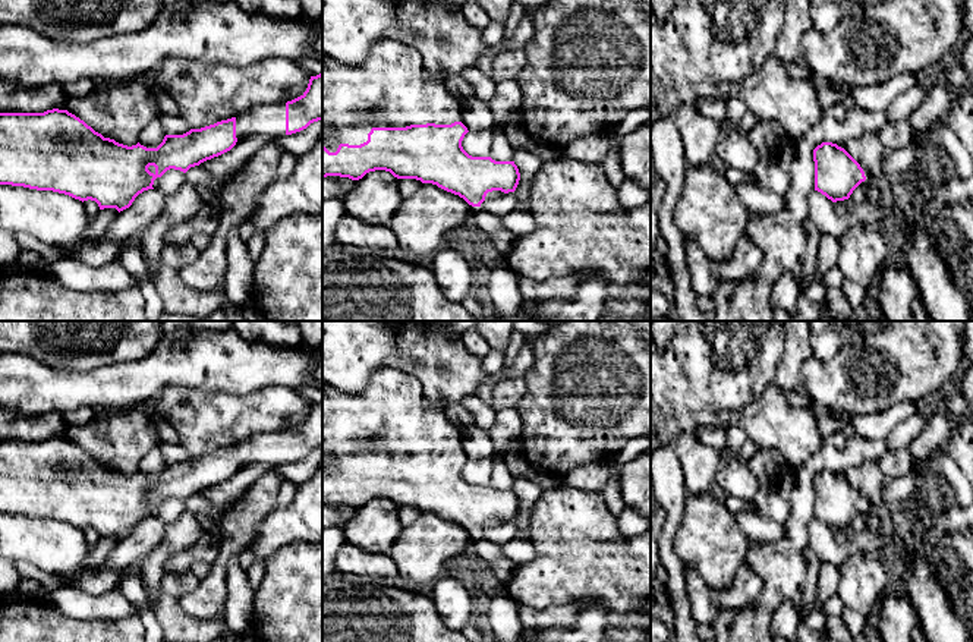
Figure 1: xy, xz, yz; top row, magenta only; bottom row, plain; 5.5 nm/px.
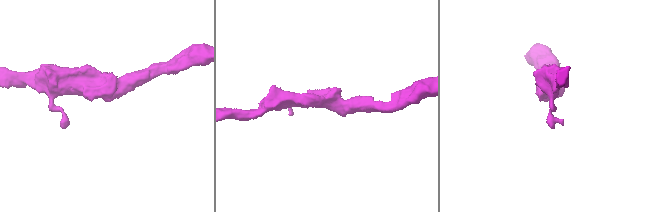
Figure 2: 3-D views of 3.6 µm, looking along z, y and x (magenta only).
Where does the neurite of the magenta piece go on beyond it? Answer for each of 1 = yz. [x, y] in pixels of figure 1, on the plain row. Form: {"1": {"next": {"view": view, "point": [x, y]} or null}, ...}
{"1": {"next": null}}

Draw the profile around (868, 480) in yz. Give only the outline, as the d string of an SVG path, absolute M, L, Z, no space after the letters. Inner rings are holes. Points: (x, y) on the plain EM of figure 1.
M865 462L860 466L837 472L844 476L863 497L866 509L881 514L882 528L889 529L889 517L885 512L884 479L876 462Z

